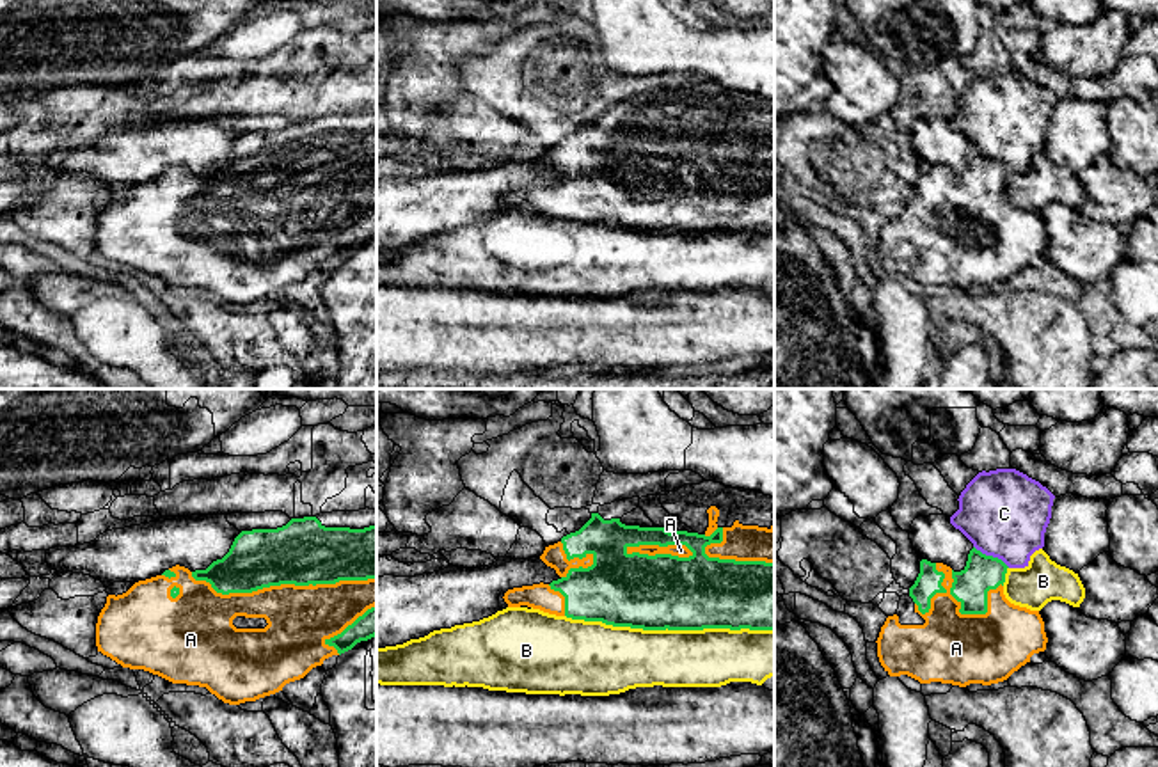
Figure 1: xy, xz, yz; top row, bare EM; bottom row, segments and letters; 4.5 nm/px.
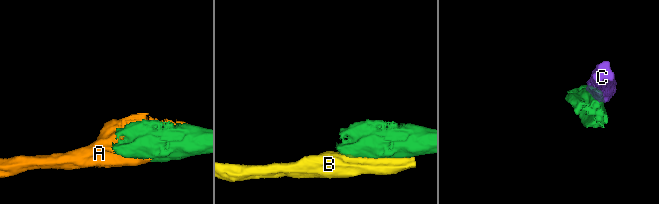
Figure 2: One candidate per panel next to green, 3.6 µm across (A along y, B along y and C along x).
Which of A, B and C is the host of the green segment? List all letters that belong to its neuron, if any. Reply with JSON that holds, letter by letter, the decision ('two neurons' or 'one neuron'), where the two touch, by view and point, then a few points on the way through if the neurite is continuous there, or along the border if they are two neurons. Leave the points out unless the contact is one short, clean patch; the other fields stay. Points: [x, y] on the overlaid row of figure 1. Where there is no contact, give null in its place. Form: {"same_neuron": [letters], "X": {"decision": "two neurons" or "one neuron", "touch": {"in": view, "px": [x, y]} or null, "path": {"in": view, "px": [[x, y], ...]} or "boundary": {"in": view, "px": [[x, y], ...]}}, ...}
{"same_neuron": ["A"], "A": {"decision": "one neuron", "touch": {"in": "xy", "px": [283, 583]}}, "B": {"decision": "two neurons", "touch": {"in": "xz", "px": [670, 629]}}, "C": {"decision": "two neurons", "touch": {"in": "yz", "px": [991, 556]}}}

